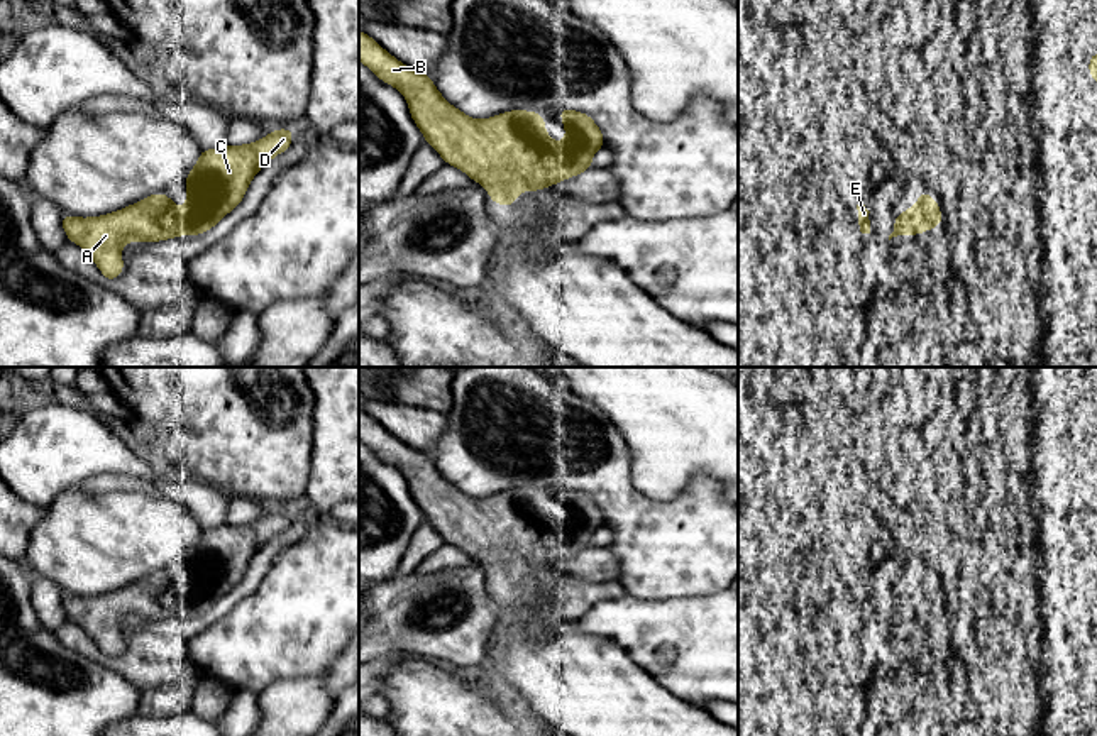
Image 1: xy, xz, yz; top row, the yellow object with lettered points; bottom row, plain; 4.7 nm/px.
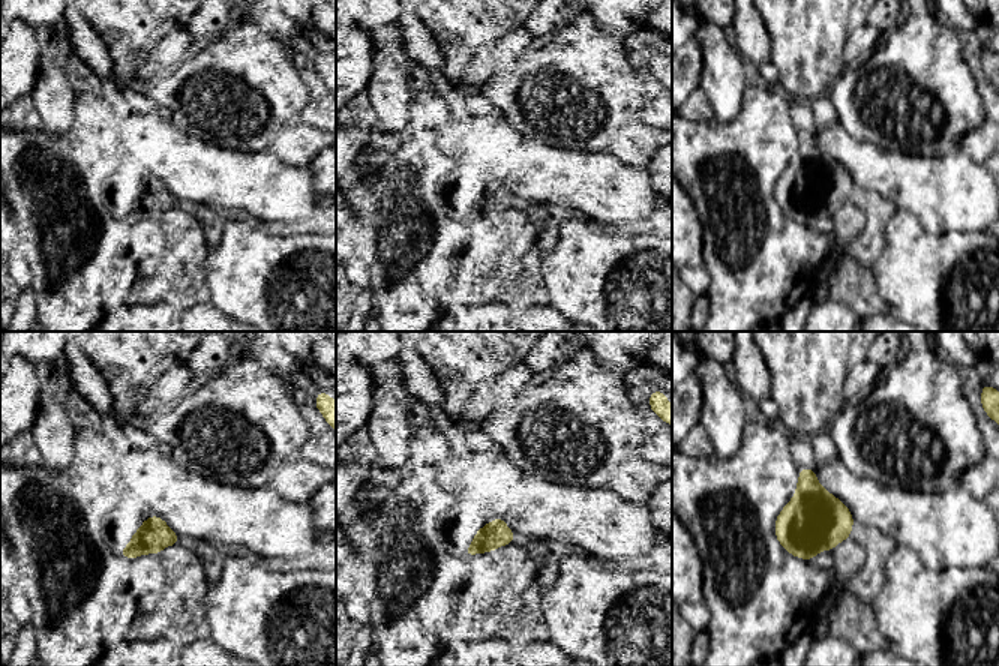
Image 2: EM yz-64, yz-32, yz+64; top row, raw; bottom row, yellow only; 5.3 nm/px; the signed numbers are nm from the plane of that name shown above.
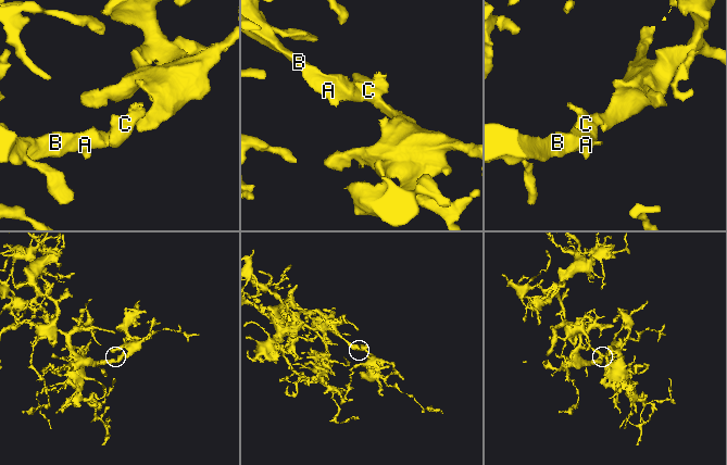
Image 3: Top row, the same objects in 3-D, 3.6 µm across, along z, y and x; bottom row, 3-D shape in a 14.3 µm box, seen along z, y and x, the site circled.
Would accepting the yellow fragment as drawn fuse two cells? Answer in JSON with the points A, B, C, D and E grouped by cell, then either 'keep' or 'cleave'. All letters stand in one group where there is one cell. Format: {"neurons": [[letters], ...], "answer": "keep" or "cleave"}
{"neurons": [["A", "B", "C", "D", "E"]], "answer": "keep"}

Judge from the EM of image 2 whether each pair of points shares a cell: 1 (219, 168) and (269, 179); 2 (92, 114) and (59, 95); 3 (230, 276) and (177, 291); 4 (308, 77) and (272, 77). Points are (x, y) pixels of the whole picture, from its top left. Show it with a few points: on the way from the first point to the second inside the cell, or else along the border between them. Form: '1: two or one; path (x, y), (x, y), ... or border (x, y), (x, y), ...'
1: one; path (231, 179), (257, 179)
2: two; border (77, 95), (72, 125), (63, 134), (54, 134)
3: two; border (210, 249), (206, 258), (207, 300)
4: two; border (288, 44), (308, 90), (308, 102), (302, 113)

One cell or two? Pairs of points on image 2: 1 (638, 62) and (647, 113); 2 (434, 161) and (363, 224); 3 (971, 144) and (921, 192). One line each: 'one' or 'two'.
1: one
2: one
3: two

